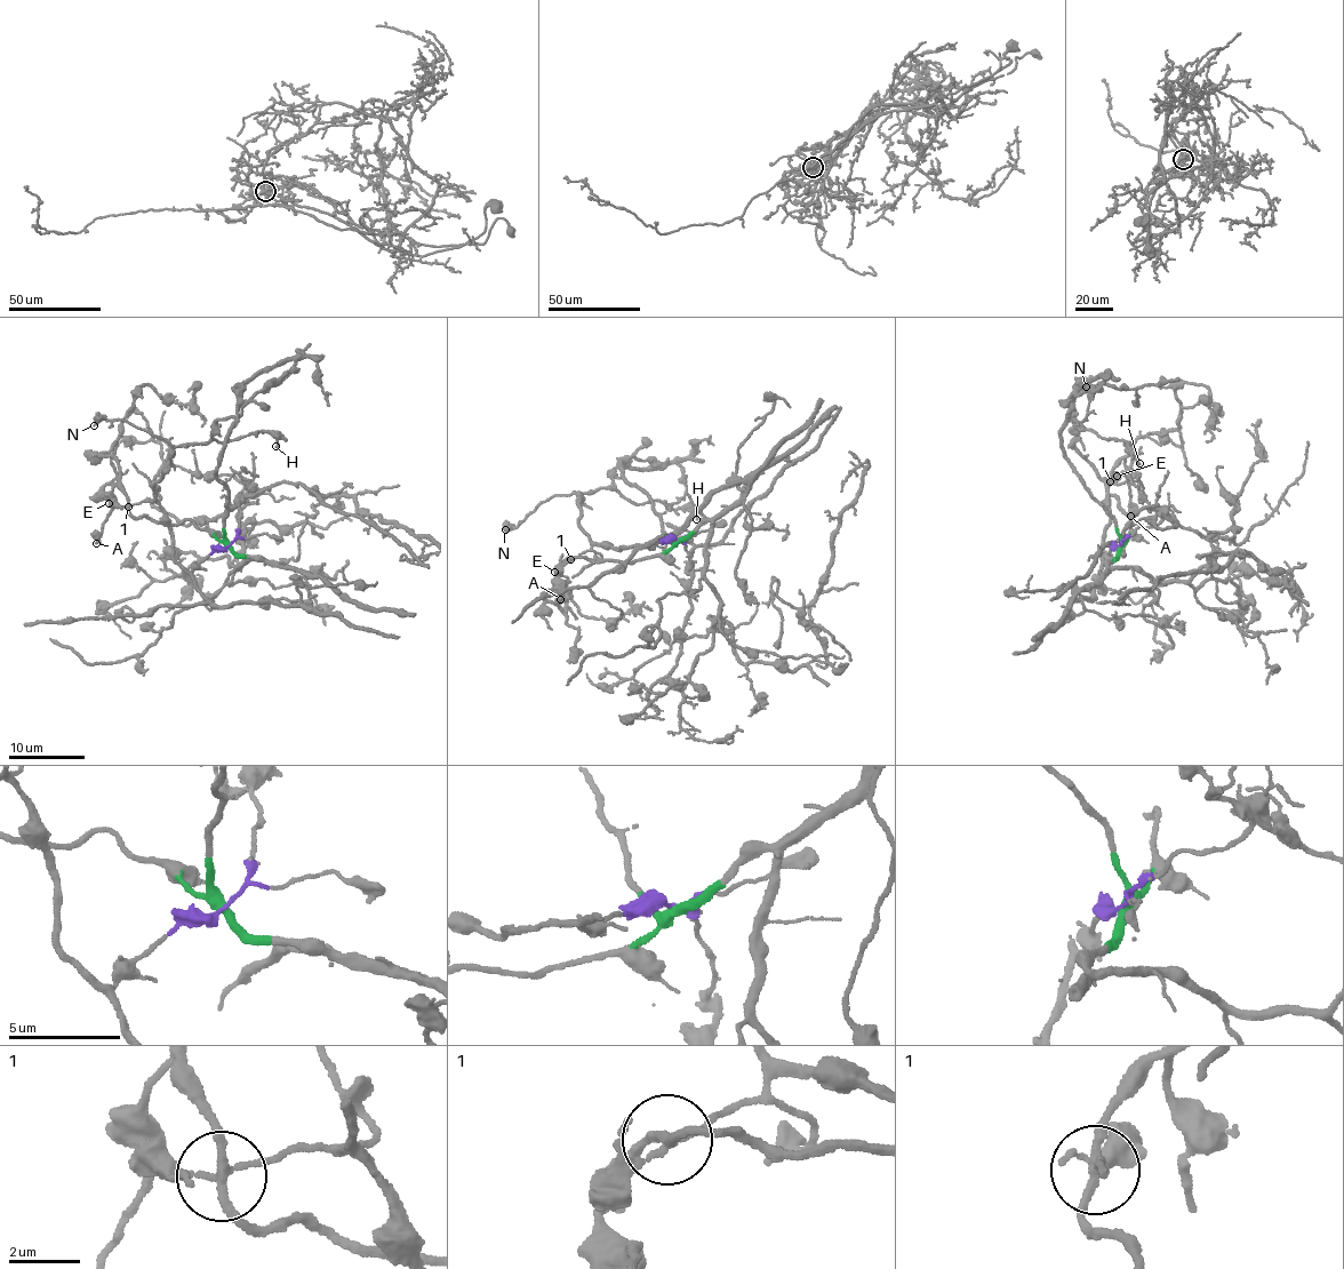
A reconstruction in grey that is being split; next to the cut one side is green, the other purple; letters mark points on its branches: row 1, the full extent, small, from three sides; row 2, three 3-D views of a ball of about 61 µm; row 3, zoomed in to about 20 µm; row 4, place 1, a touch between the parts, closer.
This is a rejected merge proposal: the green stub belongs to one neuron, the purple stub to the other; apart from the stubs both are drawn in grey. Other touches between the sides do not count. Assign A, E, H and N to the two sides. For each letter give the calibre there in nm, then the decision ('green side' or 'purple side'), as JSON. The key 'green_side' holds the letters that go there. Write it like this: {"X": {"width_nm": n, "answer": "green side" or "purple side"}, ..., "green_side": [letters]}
{"A": {"width_nm": 190, "answer": "green side"}, "E": {"width_nm": 650, "answer": "purple side"}, "H": {"width_nm": 150, "answer": "purple side"}, "N": {"width_nm": 220, "answer": "purple side"}, "green_side": ["A"]}

